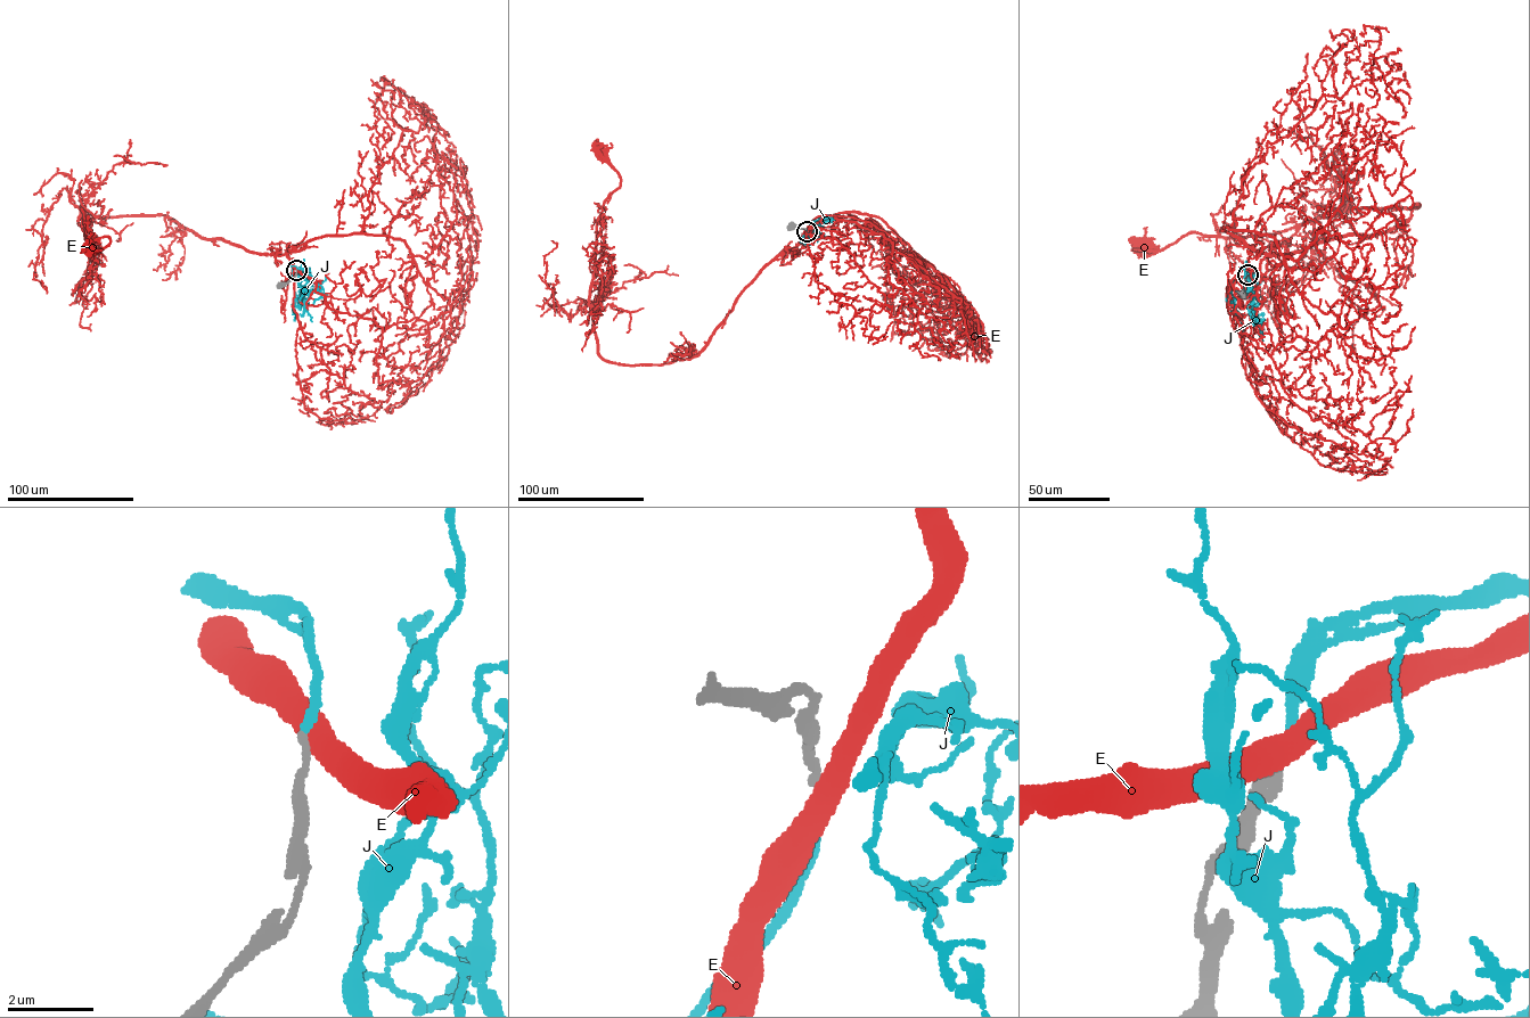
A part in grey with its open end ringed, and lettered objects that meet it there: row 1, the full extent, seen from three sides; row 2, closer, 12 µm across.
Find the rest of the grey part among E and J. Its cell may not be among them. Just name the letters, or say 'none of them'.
J

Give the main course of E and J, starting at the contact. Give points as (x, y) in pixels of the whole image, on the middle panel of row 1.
E: (807, 231), (762, 269), (695, 355), (610, 362), (597, 350), (589, 300), (597, 220), (620, 177), (598, 150)
J: (807, 231), (802, 243), (809, 227), (818, 219), (827, 216)

